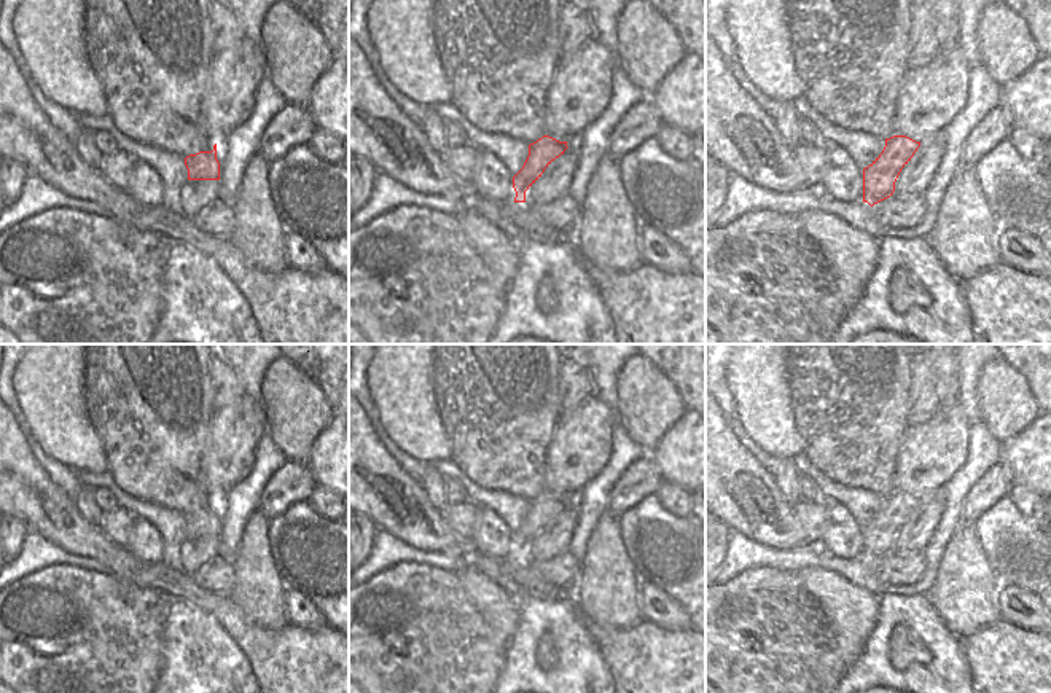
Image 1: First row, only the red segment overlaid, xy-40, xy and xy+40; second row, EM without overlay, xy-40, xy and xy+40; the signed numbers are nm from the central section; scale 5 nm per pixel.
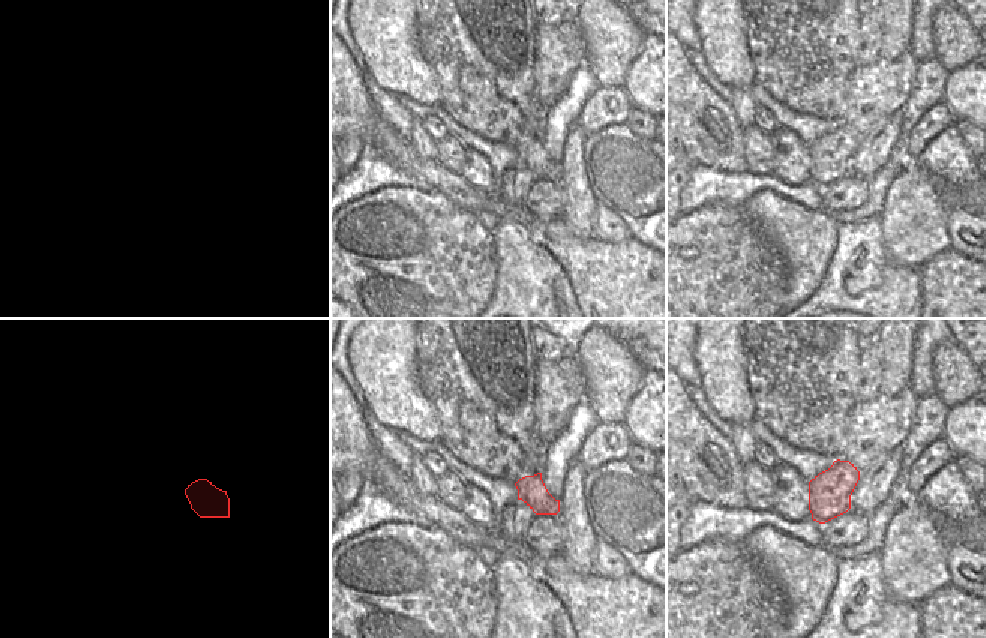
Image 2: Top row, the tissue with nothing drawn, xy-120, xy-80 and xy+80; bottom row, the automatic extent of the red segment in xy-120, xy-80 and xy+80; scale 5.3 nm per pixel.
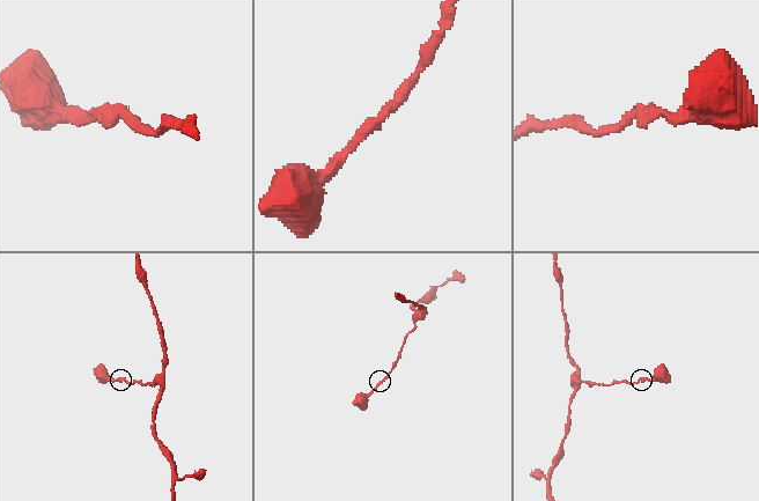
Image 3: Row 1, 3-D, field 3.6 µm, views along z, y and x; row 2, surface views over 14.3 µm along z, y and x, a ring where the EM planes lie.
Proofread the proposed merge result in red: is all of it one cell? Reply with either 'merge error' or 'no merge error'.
no merge error

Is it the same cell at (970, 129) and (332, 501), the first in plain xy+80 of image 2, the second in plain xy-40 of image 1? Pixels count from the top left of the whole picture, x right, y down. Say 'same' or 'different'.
same

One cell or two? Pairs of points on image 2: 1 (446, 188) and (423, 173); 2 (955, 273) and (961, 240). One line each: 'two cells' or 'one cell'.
1: one cell
2: two cells

